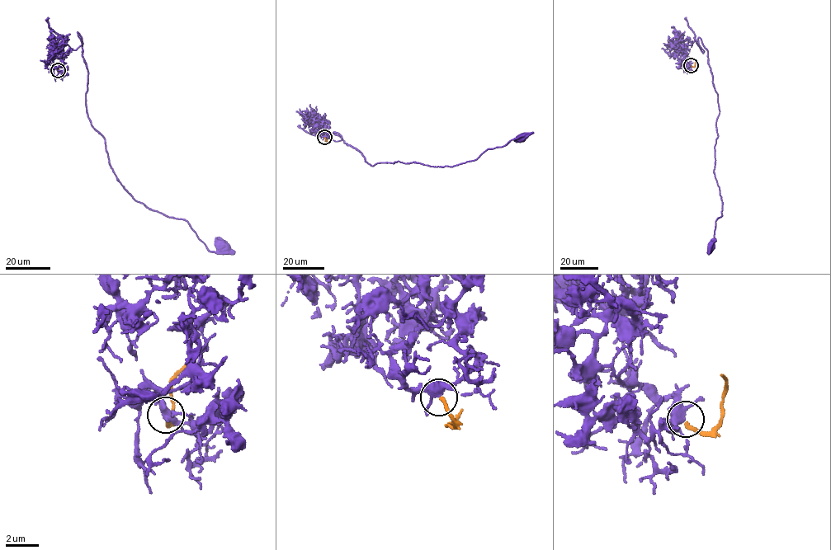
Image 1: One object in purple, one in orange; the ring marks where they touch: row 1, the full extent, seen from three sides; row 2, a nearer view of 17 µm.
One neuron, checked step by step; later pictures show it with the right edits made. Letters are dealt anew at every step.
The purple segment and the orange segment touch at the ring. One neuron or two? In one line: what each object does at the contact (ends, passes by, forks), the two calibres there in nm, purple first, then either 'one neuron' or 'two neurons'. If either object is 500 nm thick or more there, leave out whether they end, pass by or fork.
purple forks there; orange ends there; 380 nm thick on the purple side, 220 nm on the other; one neuron

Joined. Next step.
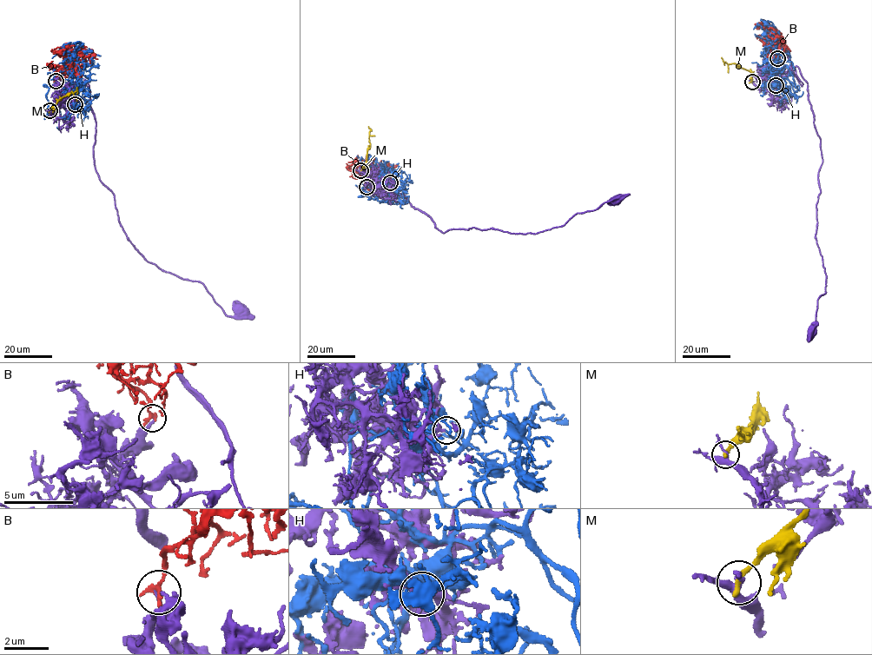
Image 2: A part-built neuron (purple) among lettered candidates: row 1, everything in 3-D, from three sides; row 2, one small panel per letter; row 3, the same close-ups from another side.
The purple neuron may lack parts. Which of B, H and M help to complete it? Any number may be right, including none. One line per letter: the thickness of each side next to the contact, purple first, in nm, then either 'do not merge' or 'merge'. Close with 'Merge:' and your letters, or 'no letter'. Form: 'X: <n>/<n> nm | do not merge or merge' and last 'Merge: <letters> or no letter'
B: 180/280 nm | merge
H: 180/120 nm | do not merge
M: 280/320 nm | do not merge
Merge: B

